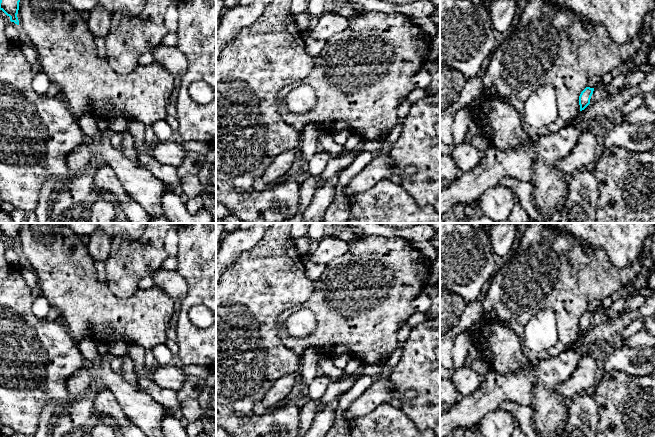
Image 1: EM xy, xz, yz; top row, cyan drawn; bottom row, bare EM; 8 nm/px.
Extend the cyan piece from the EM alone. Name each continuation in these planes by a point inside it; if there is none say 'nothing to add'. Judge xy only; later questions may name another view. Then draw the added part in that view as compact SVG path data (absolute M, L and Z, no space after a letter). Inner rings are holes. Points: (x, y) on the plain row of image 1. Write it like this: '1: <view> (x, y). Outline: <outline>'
nothing to add

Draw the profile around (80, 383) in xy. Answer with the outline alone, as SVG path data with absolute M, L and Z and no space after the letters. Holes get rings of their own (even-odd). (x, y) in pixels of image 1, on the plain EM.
M84 367L67 380L67 390L73 398L78 398L88 394L96 384L95 373L93 369Z

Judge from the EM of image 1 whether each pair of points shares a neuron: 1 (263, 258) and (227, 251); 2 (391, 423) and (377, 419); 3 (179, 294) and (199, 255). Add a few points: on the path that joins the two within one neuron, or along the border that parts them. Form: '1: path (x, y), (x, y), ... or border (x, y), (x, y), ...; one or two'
1: border (259, 240), (255, 245), (243, 251), (226, 269); two
2: path (388, 423), (380, 422); one
3: border (175, 271), (187, 287), (186, 296), (182, 301); two

